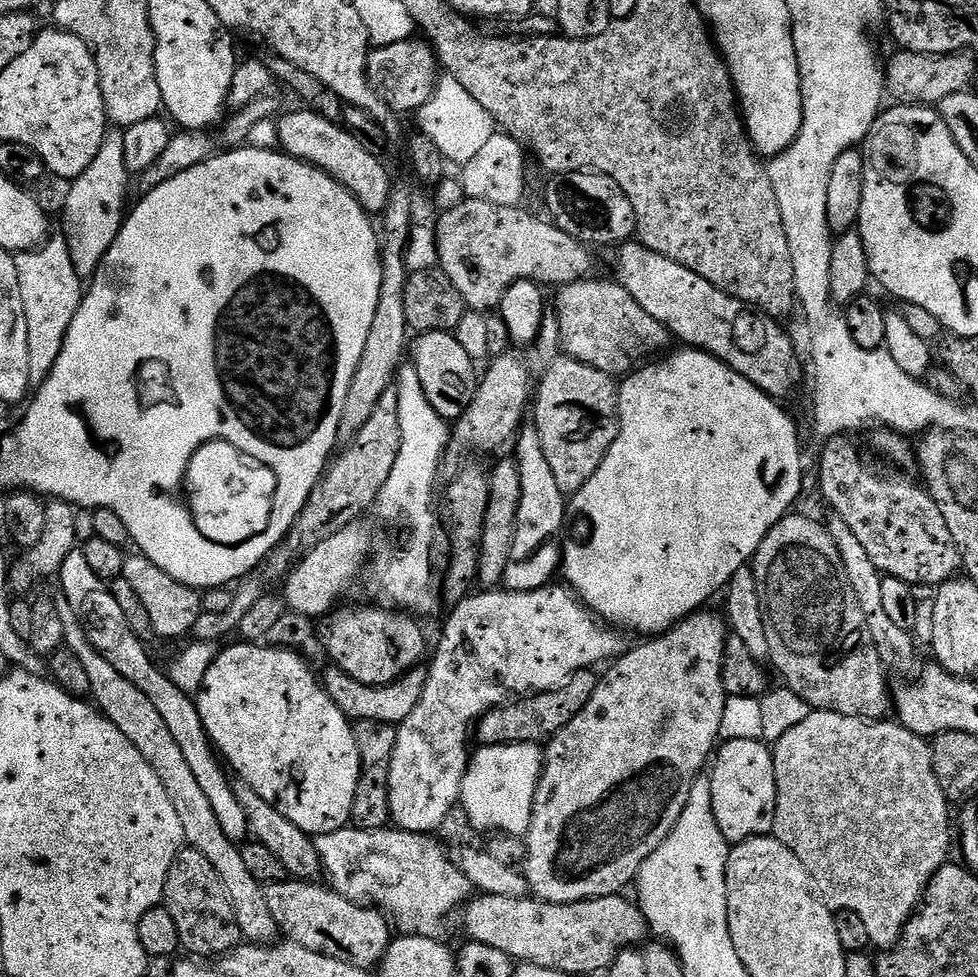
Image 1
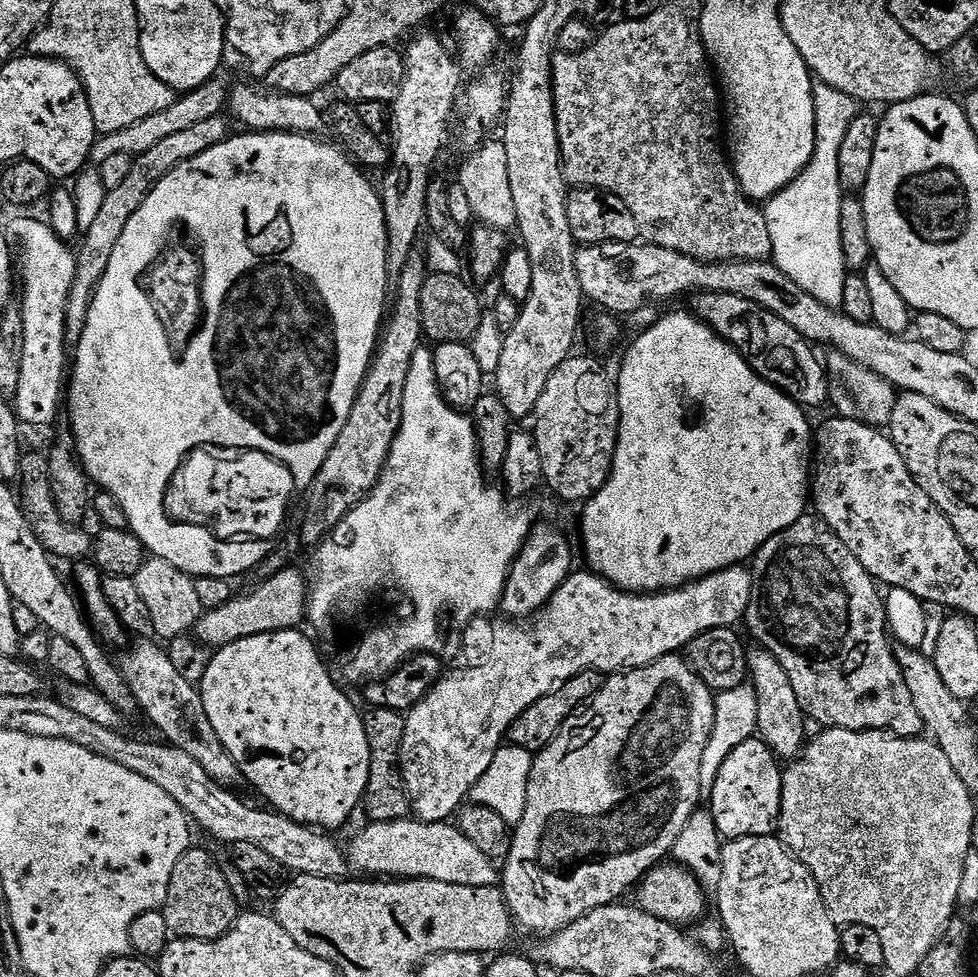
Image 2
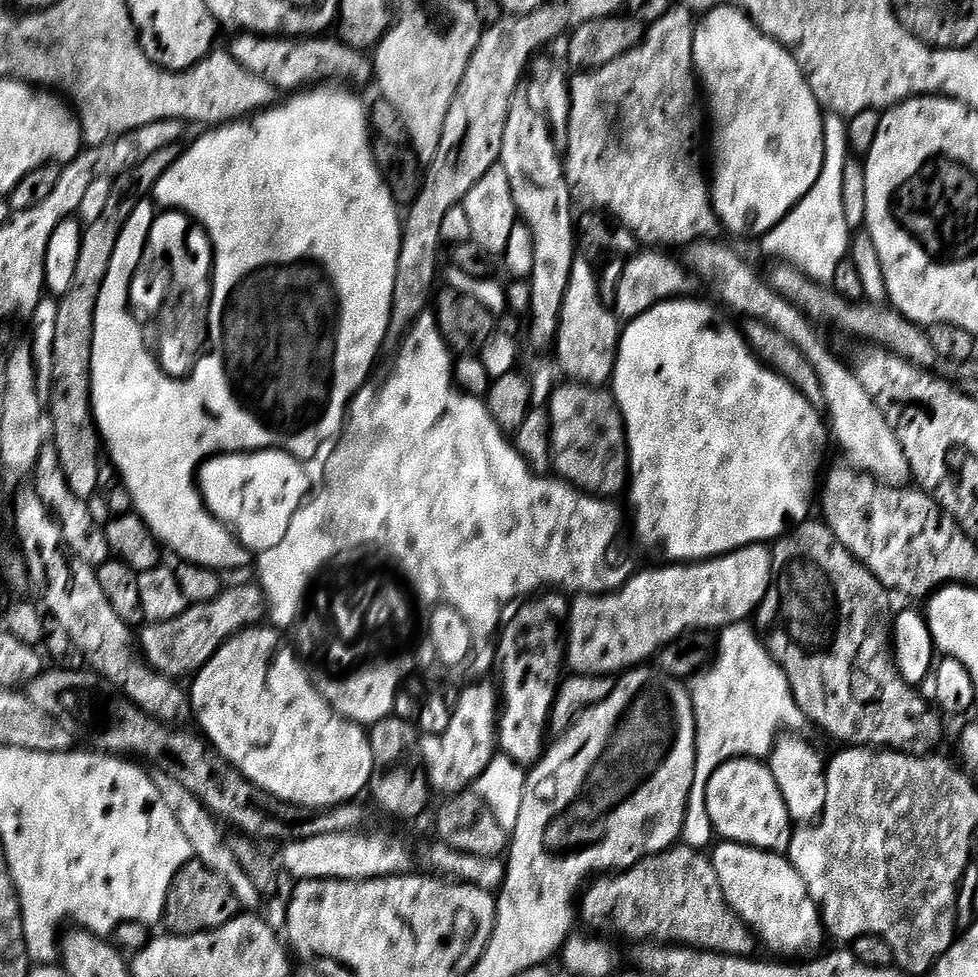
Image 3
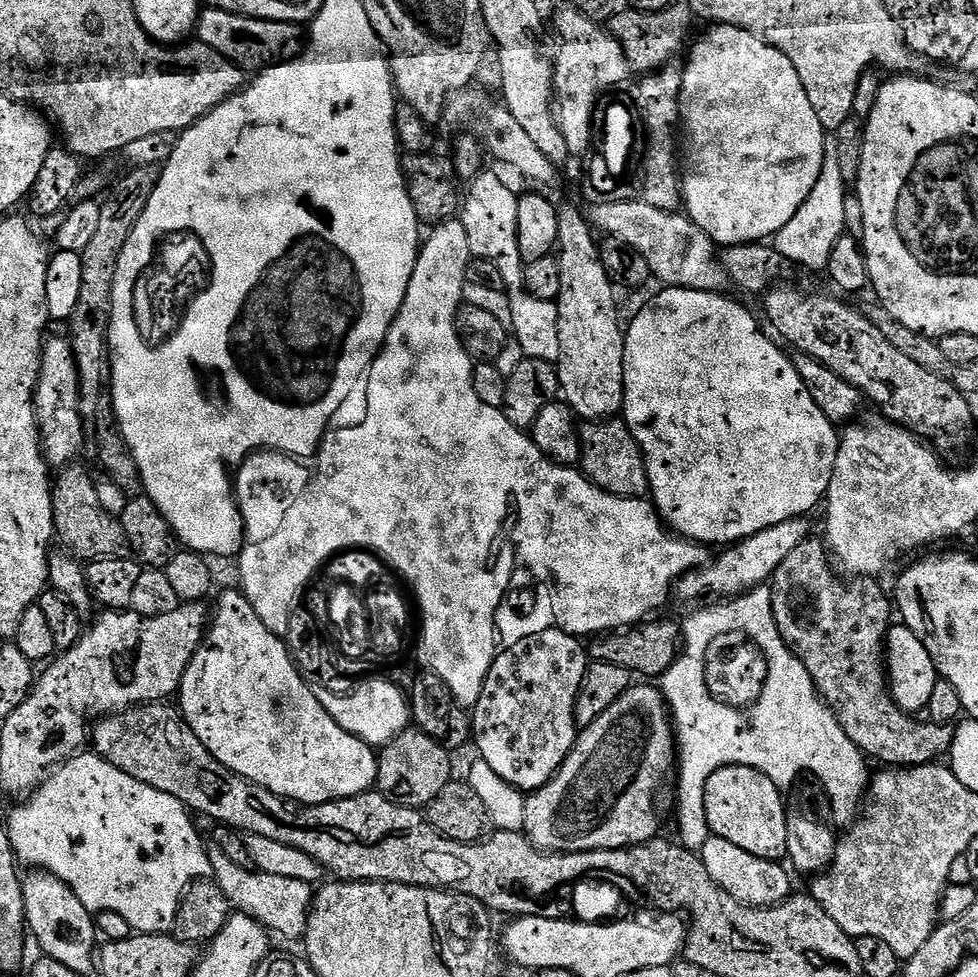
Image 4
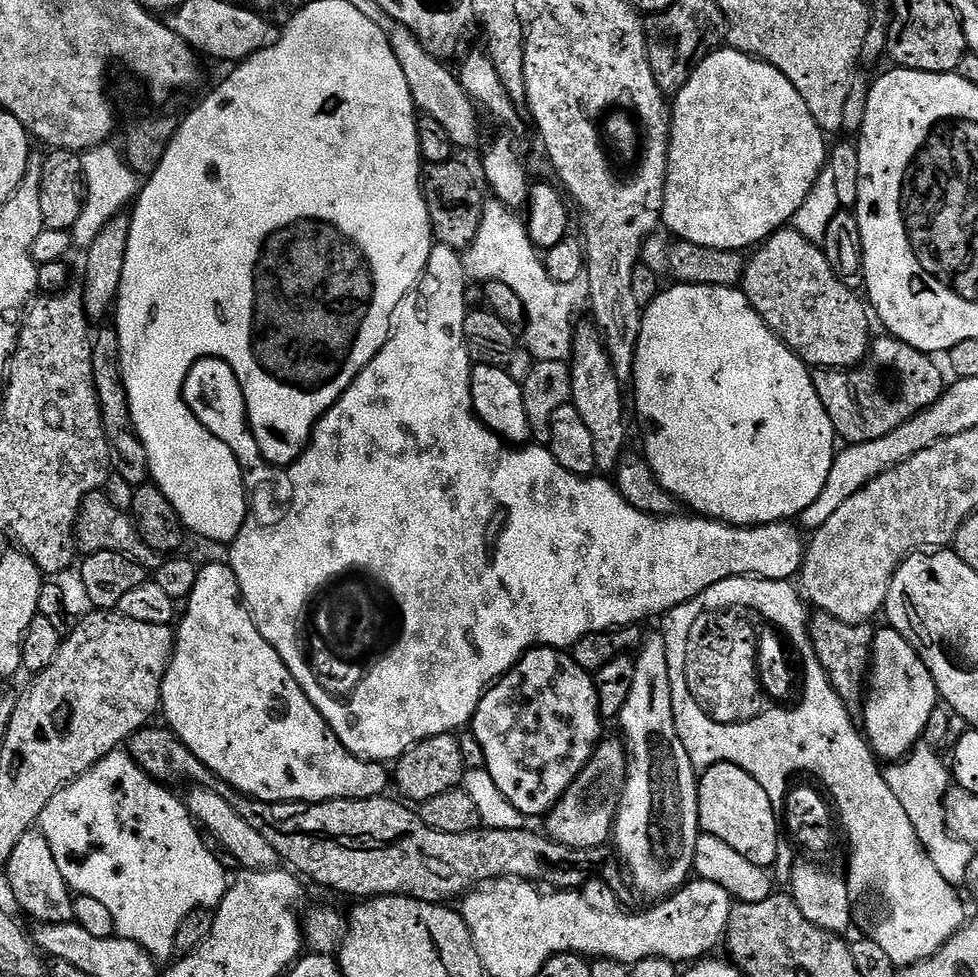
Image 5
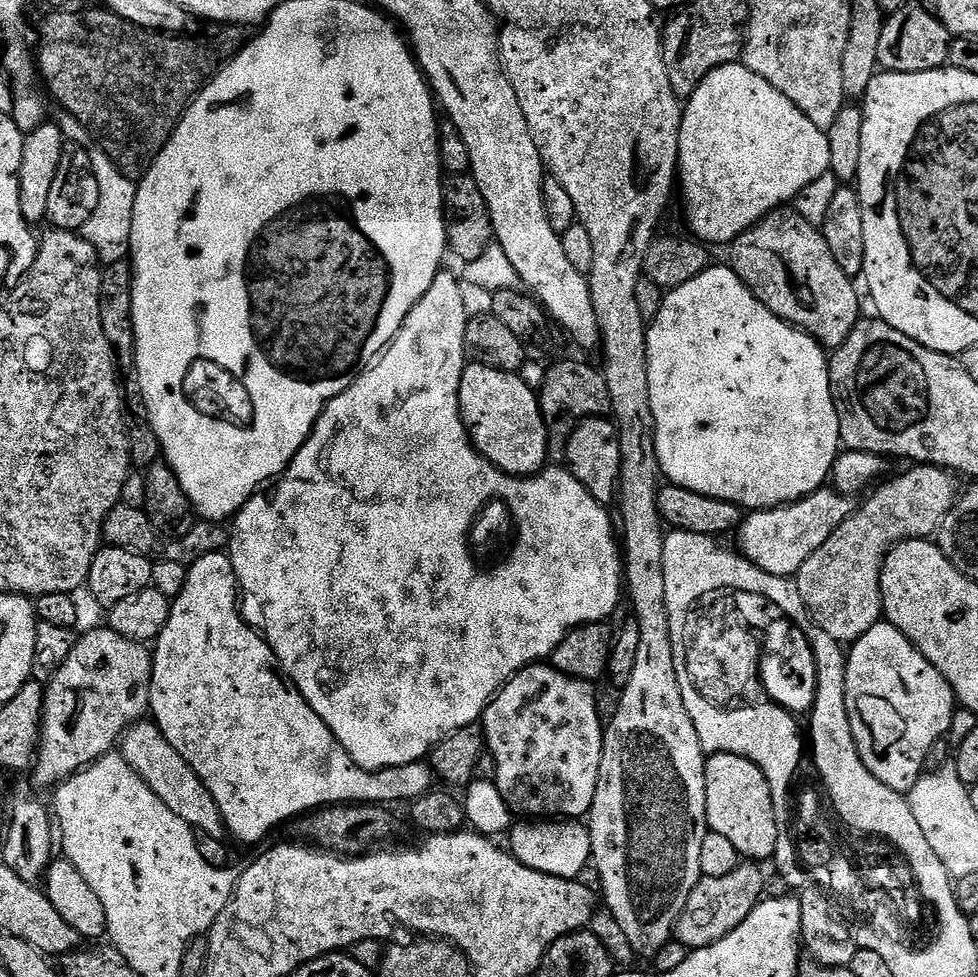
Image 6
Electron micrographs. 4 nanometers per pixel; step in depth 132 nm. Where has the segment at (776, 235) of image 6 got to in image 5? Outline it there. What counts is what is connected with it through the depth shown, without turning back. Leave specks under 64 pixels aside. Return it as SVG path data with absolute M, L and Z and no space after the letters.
M799 227L779 228L747 257L742 291L770 331L813 369L847 370L864 363L870 351L869 309L836 277L823 247L803 236Z

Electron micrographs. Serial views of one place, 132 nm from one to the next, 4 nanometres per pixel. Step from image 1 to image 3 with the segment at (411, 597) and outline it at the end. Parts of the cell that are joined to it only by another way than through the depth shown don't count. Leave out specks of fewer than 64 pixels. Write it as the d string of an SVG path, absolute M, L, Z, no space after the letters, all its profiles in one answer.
M435 311L423 312L412 323L412 327L404 335L404 339L398 345L400 353L396 356L396 365L392 368L392 373L384 380L384 385L380 388L380 393L373 398L372 404L368 404L367 391L361 390L356 393L355 400L350 405L350 415L335 441L332 453L328 456L328 461L324 464L324 486L320 492L321 504L316 504L312 508L312 540L304 540L300 544L297 552L288 552L287 543L278 546L270 546L270 550L259 553L256 564L258 583L264 590L266 601L266 612L270 617L271 623L276 626L280 624L292 624L300 616L300 611L306 608L306 603L300 597L300 592L304 592L304 584L308 584L308 576L324 564L324 556L332 556L332 552L340 552L340 548L348 548L348 544L380 544L380 548L388 548L404 568L408 568L408 576L416 580L416 588L424 592L424 596L441 596L447 600L452 600L452 604L468 604L472 600L472 612L480 612L480 604L488 600L488 596L504 596L504 592L522 592L526 588L535 587L555 587L559 583L572 585L579 594L603 594L605 592L615 592L628 581L628 577L633 575L632 560L624 553L624 548L616 544L620 540L620 531L626 528L626 520L620 517L620 508L616 502L609 502L607 499L598 496L589 496L587 492L582 492L578 488L573 488L571 484L565 484L559 478L551 478L544 474L537 474L528 467L528 463L520 457L516 451L516 445L496 425L494 418L490 414L487 403L481 397L470 396L466 392L460 391L454 375L454 352L449 347L447 341L439 330L439 322L436 320Z

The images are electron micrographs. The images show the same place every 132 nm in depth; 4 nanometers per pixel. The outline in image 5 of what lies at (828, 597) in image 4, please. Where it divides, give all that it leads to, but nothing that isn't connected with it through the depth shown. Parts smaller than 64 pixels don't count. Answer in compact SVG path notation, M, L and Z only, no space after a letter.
M817 611L810 620L810 635L814 648L834 690L842 698L849 712L856 714L861 711L866 699L866 685L870 675L872 662L872 637L874 628L871 623L847 624L830 614Z

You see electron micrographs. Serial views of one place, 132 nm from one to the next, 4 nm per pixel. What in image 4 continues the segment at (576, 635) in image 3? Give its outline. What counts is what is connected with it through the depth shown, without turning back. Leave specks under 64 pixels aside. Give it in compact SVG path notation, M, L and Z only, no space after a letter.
M807 519L787 520L778 526L770 526L753 536L747 536L739 544L729 547L720 557L713 559L707 566L688 572L680 583L676 585L674 592L684 600L700 600L703 596L720 596L716 598L735 598L767 585L772 575L782 566L786 554L794 550L803 540L809 539Z

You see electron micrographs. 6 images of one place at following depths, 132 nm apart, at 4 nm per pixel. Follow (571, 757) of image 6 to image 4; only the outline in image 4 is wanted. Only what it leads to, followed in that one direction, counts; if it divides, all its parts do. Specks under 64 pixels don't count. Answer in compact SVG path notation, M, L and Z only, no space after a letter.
M558 626L554 632L536 636L536 640L524 640L524 644L520 644L520 648L512 648L508 656L502 656L497 651L484 679L482 694L471 709L474 748L480 751L484 759L481 761L521 794L545 788L576 747L576 706L580 692L586 687L590 665L589 649L580 644L583 644L581 637L572 636Z

